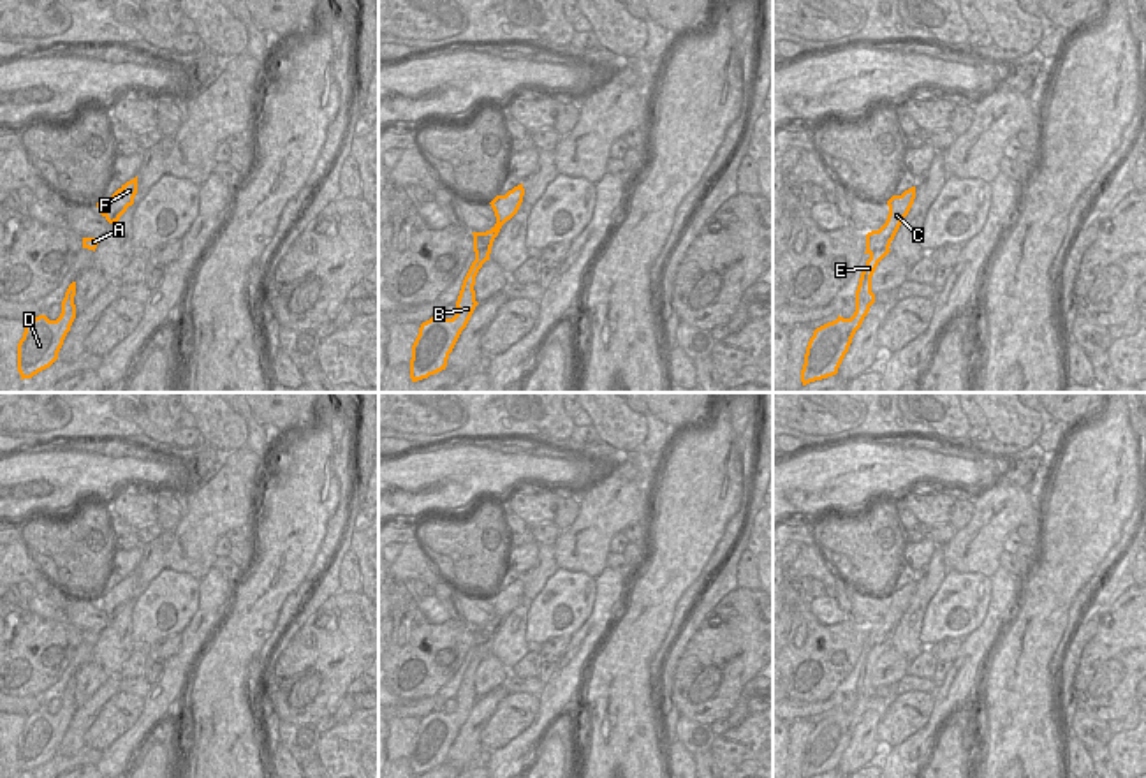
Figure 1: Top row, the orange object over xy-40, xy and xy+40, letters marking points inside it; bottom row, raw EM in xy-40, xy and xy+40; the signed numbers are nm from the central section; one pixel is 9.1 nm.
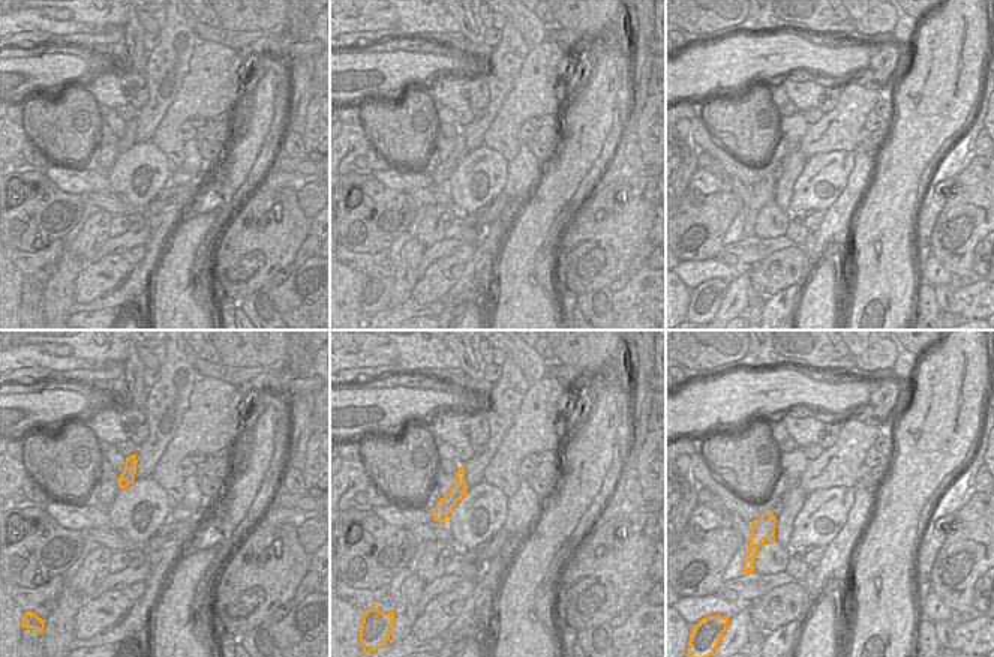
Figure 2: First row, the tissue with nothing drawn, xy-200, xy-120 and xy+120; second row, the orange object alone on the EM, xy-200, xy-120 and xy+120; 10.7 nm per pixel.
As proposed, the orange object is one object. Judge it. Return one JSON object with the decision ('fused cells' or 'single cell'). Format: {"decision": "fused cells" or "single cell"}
{"decision": "single cell"}

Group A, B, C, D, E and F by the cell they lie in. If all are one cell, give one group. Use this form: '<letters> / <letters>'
A B C D E F

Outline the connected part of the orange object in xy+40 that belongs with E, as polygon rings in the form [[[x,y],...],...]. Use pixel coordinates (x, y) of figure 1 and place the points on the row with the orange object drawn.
[[[915,187],[905,190],[901,195],[893,195],[887,201],[889,215],[885,224],[878,231],[866,234],[864,253],[868,253],[870,259],[866,261],[856,290],[856,312],[850,319],[838,315],[836,320],[827,322],[813,331],[801,370],[803,385],[838,373],[856,331],[861,327],[870,306],[875,303],[875,294],[871,292],[871,276],[878,262],[891,252],[891,241],[894,239],[903,218],[908,215],[914,199]]]

